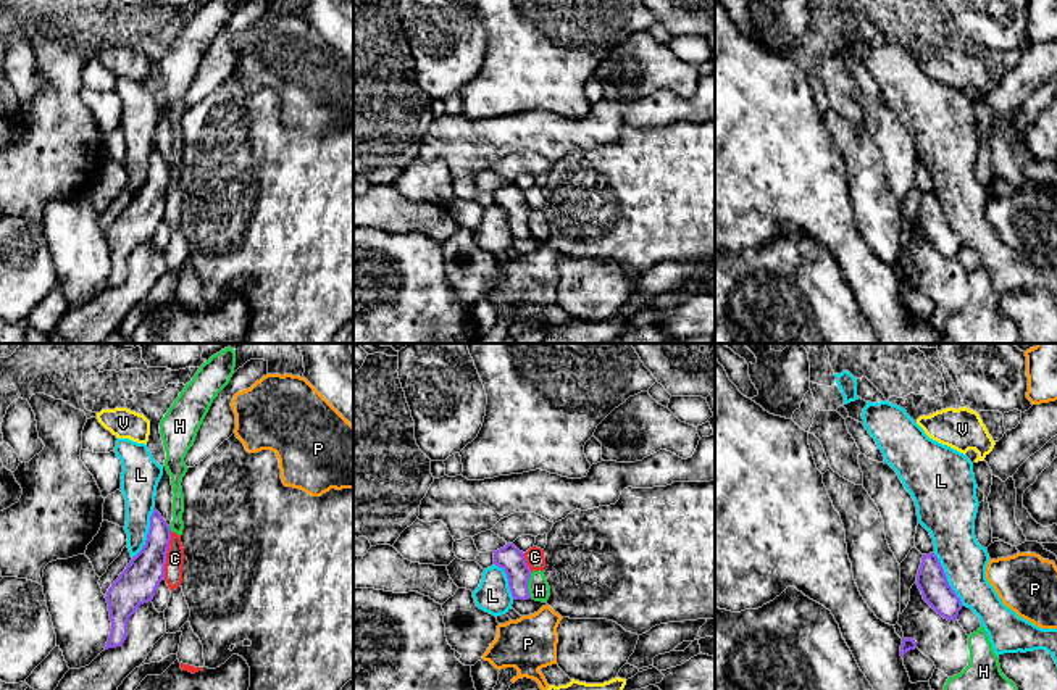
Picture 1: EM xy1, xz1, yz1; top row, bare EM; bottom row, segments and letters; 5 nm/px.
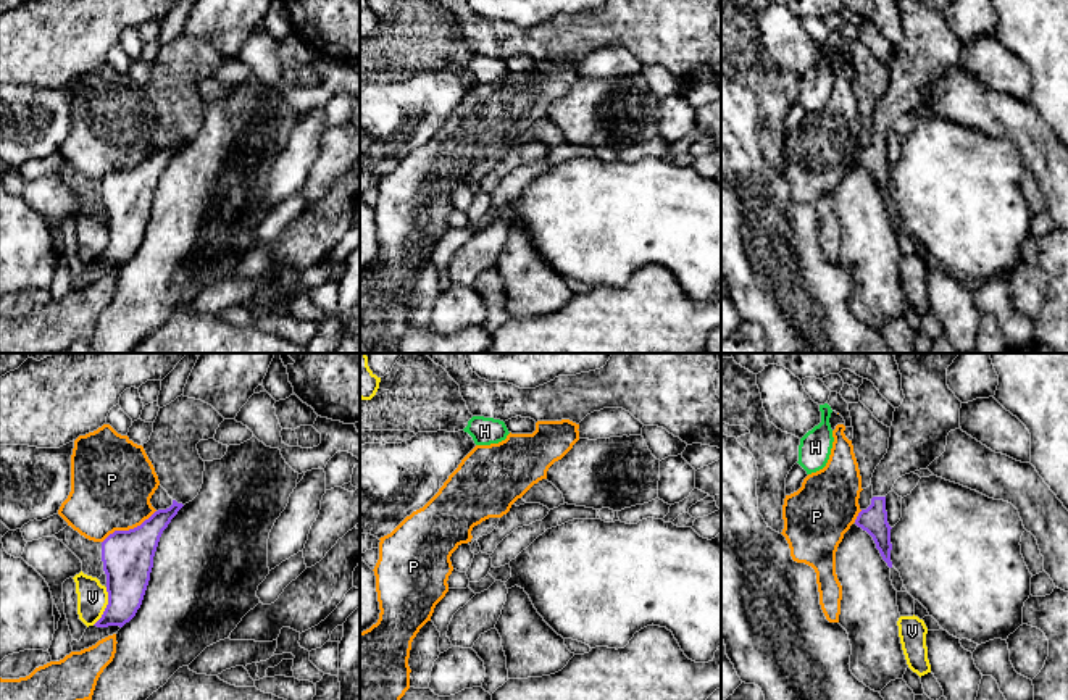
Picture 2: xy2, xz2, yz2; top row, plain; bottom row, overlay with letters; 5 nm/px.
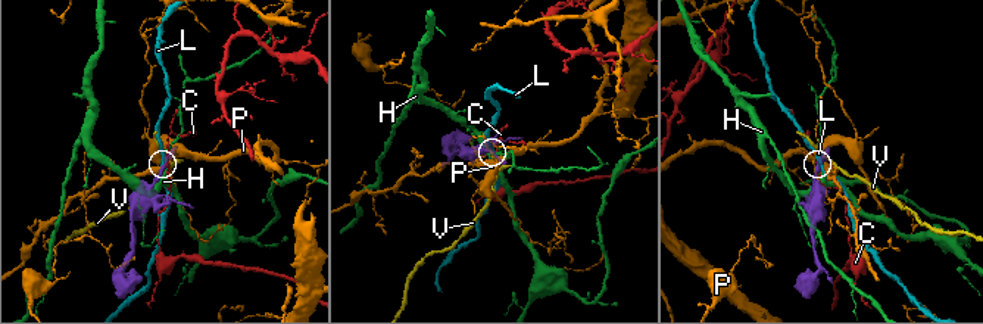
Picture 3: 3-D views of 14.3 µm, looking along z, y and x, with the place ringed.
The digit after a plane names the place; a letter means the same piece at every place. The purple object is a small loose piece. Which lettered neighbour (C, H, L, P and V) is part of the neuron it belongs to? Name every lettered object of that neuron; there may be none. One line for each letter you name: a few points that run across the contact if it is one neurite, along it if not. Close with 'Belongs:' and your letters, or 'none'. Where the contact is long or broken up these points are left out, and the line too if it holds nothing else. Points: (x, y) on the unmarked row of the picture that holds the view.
Belongs: none

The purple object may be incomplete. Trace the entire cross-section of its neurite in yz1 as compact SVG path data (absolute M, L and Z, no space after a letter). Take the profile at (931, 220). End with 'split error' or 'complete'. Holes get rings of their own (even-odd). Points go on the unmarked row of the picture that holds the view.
M934 192L923 193L917 213L917 224L923 239L944 258L954 260L962 248L962 240L947 221L946 211Z | complete

